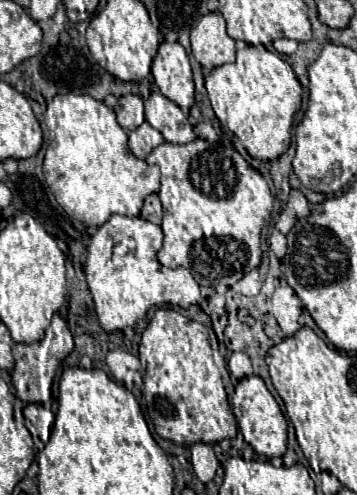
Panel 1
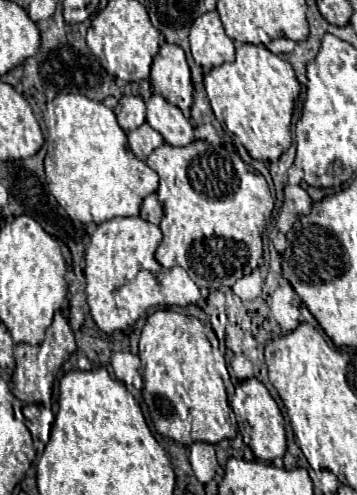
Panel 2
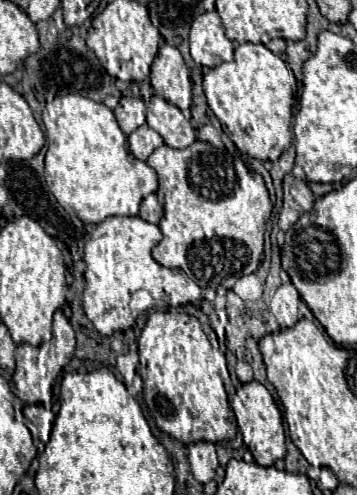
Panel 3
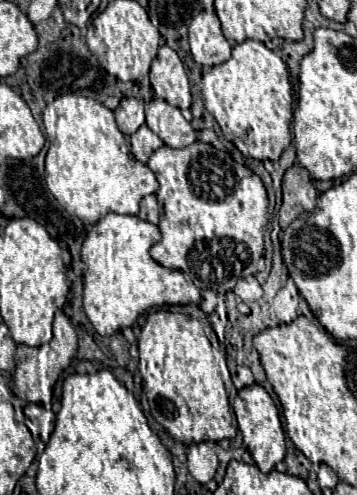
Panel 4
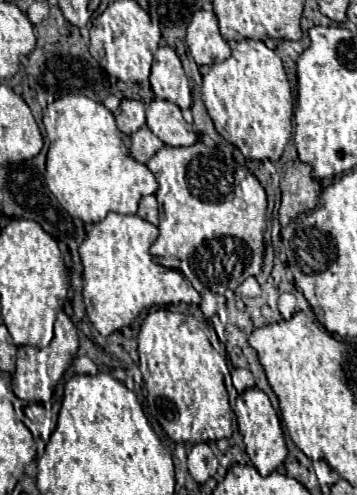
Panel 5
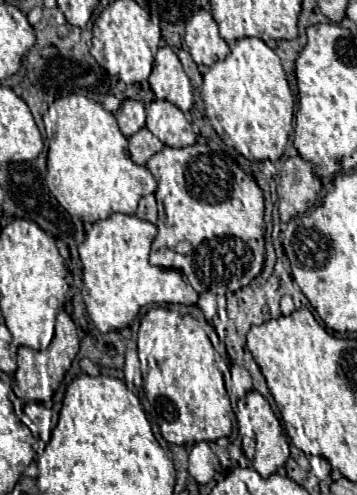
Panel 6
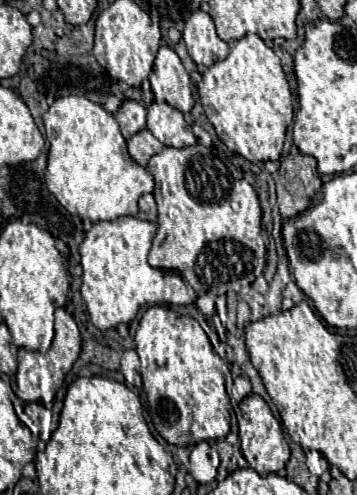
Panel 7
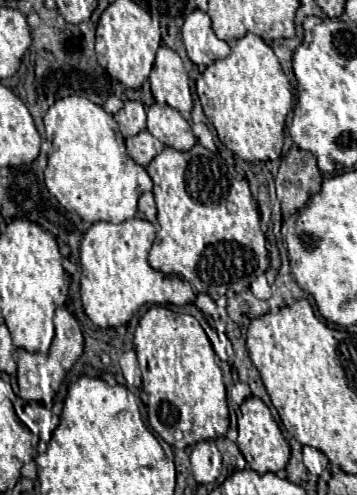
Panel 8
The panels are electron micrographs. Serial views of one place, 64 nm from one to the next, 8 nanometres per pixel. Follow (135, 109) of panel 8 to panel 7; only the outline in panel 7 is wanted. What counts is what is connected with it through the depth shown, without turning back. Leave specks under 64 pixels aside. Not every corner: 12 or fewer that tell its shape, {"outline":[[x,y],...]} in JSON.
{"outline":[[124,100],[114,114],[124,138],[146,128],[146,110]]}

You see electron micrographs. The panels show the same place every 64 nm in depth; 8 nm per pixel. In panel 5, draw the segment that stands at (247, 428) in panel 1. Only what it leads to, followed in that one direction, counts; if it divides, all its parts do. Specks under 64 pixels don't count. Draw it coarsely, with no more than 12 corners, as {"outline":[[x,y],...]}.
{"outline":[[258,388],[234,412],[250,462],[262,476],[288,456],[280,418]]}

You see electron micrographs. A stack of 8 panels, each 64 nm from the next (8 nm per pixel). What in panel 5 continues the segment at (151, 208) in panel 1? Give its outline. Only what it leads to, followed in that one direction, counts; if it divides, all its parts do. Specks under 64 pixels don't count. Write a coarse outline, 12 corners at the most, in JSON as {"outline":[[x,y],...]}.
{"outline":[[156,196],[140,200],[138,216],[158,224]]}

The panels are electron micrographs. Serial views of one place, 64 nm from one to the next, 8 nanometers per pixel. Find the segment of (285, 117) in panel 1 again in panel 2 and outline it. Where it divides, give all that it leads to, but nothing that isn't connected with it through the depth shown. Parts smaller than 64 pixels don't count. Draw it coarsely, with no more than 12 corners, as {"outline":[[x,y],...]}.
{"outline":[[242,44],[204,86],[252,158],[290,148],[300,94],[290,62]]}

